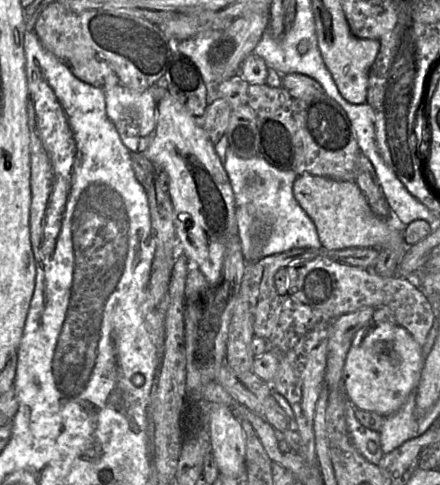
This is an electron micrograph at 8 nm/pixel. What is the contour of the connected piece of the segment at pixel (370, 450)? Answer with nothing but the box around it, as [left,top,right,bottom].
[346,402,384,465]

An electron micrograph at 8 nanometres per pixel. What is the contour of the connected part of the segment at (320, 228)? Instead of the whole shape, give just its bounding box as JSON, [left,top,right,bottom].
[293,174,407,253]

